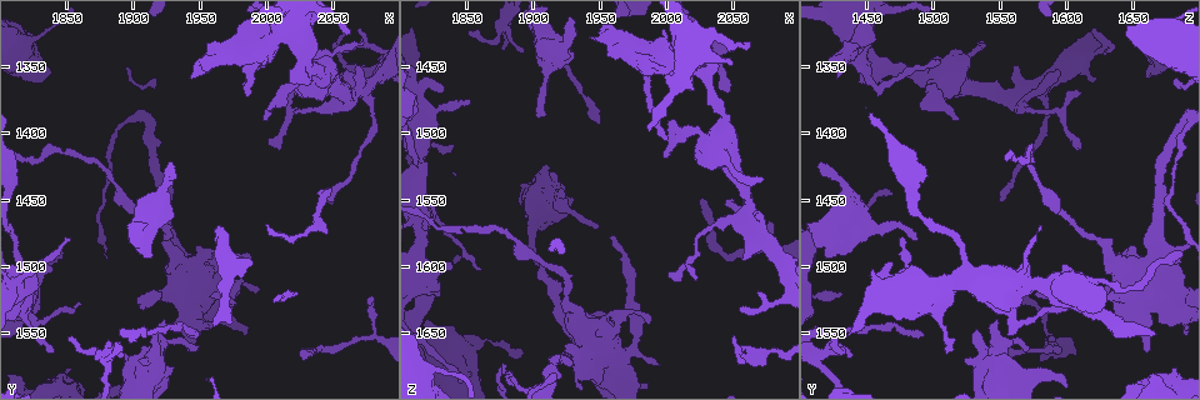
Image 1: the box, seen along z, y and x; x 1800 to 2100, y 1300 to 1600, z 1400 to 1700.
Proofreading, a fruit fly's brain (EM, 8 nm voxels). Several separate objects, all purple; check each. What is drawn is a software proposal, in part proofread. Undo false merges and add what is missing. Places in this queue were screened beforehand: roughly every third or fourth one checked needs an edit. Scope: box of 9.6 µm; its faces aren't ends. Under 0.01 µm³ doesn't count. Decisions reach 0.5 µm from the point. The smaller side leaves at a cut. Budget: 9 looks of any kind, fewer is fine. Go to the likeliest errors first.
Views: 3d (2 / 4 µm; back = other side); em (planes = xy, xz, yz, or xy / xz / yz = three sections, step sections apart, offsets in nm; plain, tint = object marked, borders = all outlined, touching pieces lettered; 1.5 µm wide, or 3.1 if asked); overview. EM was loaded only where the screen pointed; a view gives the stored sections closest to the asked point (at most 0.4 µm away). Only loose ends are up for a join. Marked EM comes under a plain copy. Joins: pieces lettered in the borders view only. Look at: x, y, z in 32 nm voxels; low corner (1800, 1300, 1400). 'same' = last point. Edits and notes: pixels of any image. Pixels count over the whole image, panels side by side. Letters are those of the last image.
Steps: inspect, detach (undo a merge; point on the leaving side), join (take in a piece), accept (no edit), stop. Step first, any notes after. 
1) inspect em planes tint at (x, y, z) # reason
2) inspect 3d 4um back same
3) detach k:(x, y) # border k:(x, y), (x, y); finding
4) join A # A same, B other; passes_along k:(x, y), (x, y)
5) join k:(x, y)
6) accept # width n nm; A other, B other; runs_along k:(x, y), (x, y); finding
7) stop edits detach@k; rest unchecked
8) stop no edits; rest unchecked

inspect em planes borders at (1904, 1478, 1486) # branch stops here

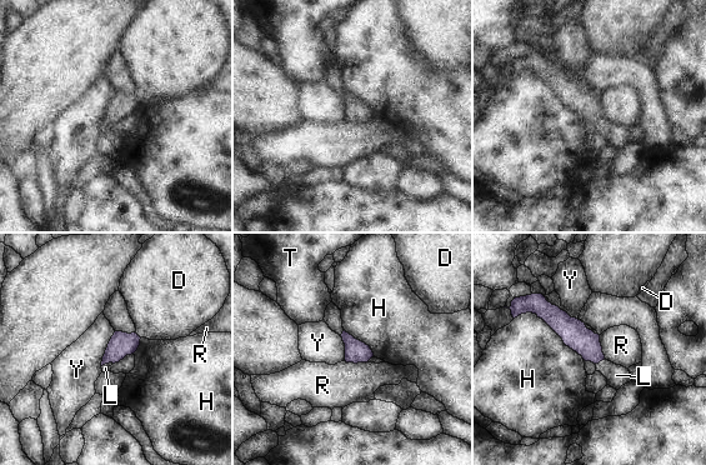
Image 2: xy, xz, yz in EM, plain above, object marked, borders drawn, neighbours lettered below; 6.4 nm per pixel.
join L # width 140 nm; D other, H other, L same, R other, T other, Y other; passes_along 2:(574, 333), (600, 360), (616, 375); the neuron continues

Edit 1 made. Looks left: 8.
inspect overview

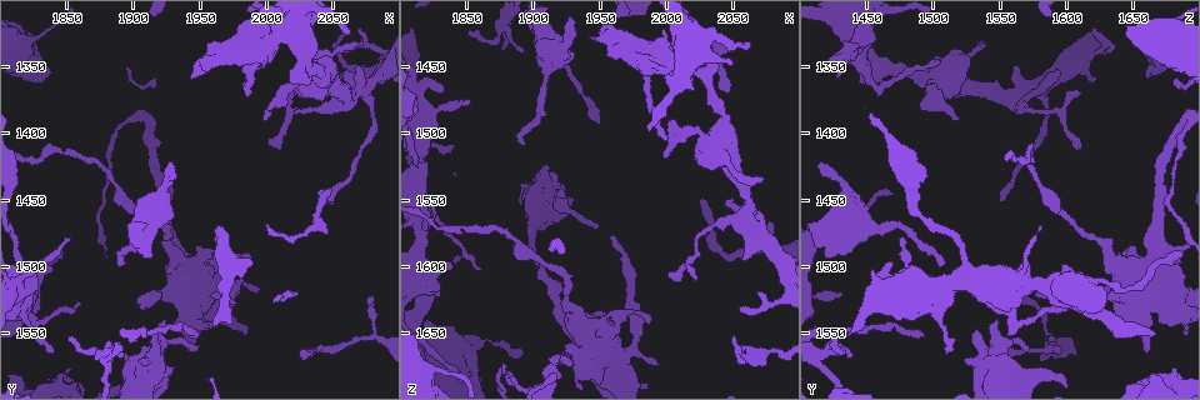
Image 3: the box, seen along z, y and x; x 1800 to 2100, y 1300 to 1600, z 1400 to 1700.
inspect 3d 4um at (1998, 1344, 1506) # branch stops here

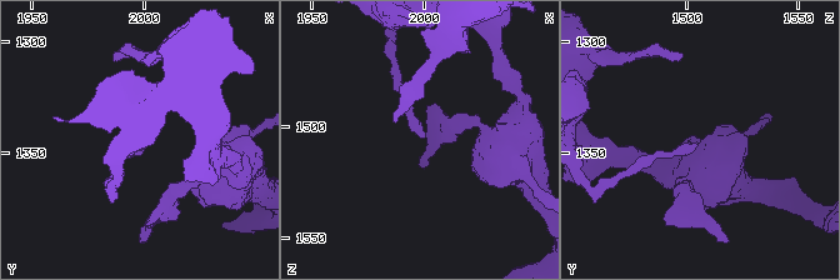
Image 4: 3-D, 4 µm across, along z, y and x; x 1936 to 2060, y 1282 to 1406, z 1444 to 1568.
inspect em yz step 4 borders at (1999, 1346, 1506) # now the EM

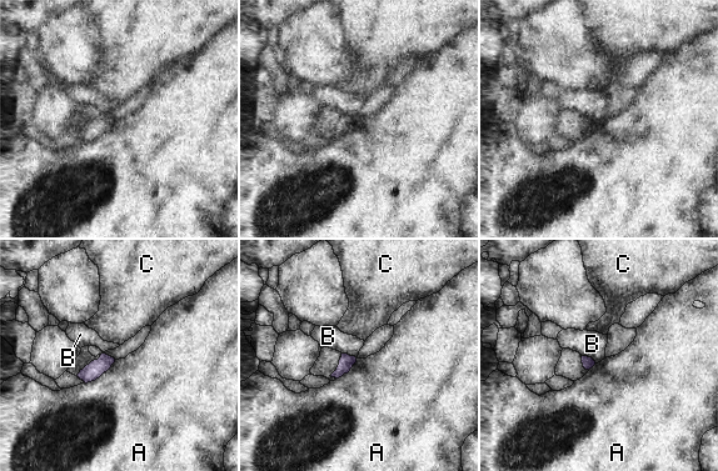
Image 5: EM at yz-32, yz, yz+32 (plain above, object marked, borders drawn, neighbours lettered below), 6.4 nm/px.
accept # width 80 nm; A other, B other, C other; no lettered piece goes on from it

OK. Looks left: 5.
inspect 3d 4um at (1950, 1550, 1490) # long arm stops here

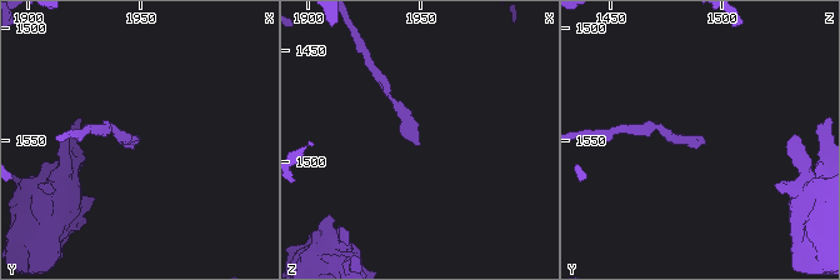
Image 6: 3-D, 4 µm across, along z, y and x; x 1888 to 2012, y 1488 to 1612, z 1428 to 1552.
inspect em xy step 8 borders at (1949, 1551, 1493)

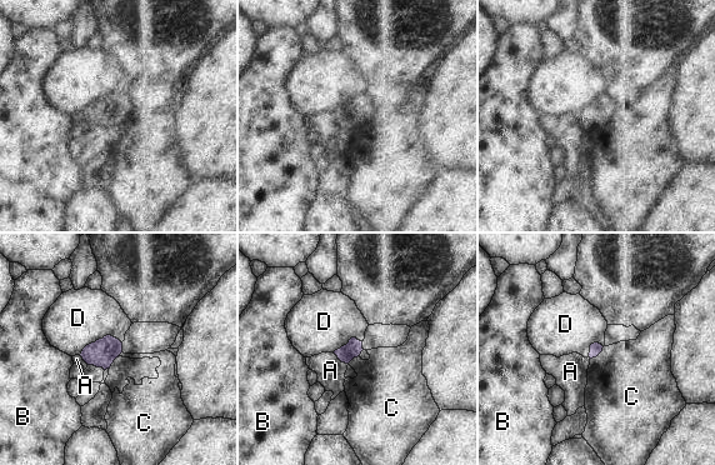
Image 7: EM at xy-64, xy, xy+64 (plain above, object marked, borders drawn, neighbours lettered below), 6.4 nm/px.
accept # width 80 nm; A other, B other, C other, D other; none of them fits

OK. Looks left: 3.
stop edits join@2; rest unchecked

